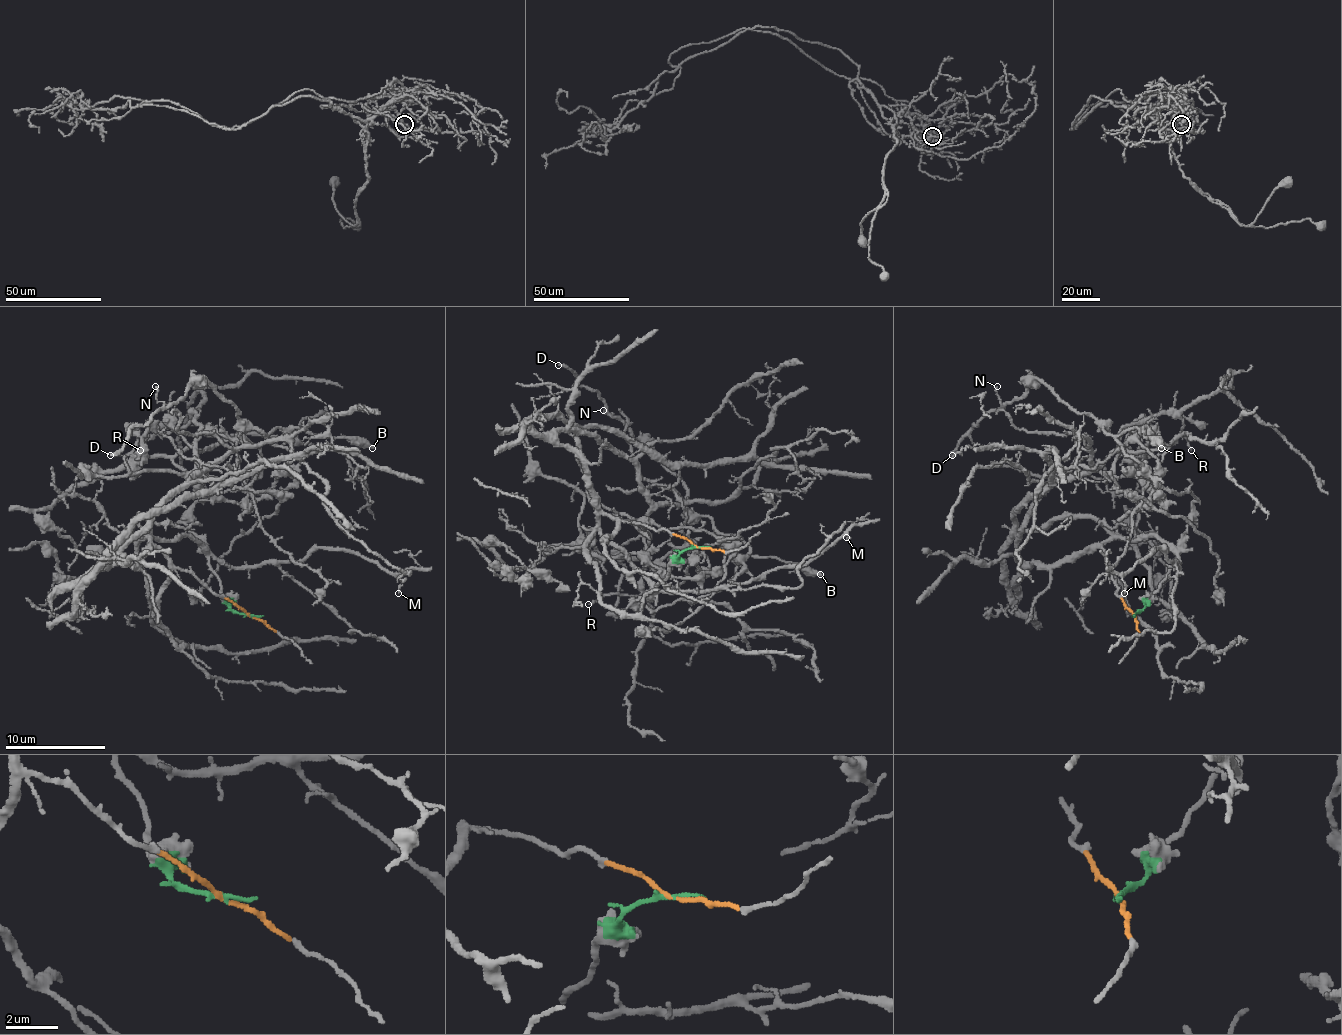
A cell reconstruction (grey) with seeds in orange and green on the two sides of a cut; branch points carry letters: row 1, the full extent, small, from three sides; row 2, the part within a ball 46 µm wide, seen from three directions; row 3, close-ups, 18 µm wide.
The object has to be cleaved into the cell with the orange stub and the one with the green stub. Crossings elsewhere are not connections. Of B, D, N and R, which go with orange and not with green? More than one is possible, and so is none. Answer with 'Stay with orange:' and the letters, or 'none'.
Stay with orange: R

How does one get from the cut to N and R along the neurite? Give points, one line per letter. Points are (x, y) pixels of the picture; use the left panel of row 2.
N: (250, 614), (230, 606), (190, 508), (227, 491), (270, 493), (300, 458), (205, 381), (172, 403), (155, 386)
R: (250, 614), (157, 548), (140, 563), (110, 563), (202, 468), (195, 413), (140, 451)

